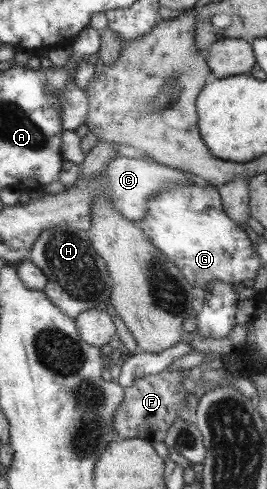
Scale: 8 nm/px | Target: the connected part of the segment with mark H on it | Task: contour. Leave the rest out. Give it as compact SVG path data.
M47 228L38 235L27 255L27 259L46 277L42 292L49 302L73 320L83 311L103 308L108 303L105 299L110 295L112 279L90 242L88 233L77 228Z

